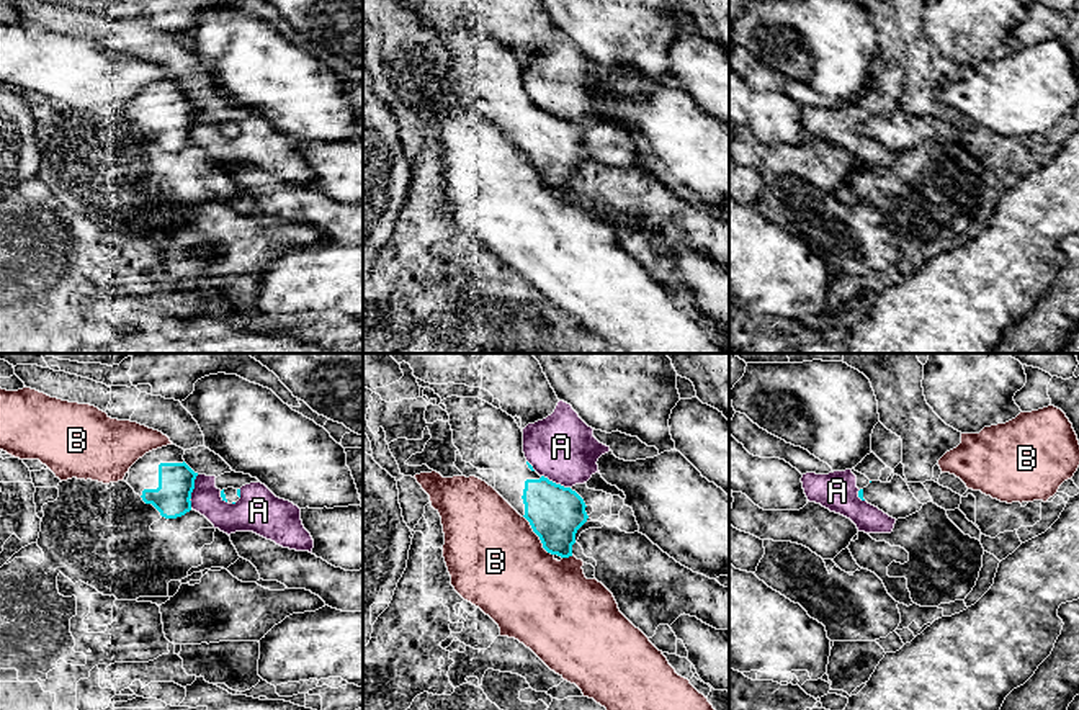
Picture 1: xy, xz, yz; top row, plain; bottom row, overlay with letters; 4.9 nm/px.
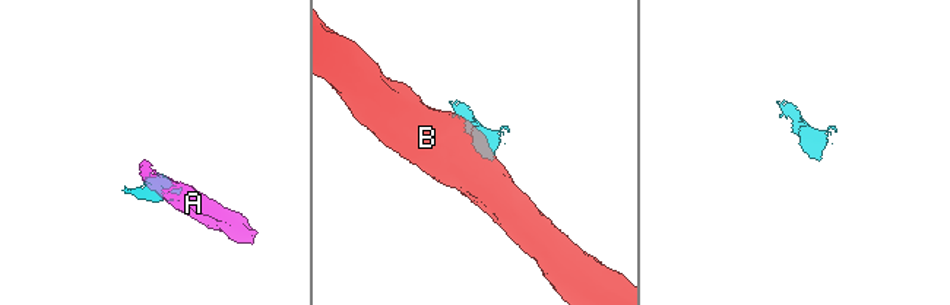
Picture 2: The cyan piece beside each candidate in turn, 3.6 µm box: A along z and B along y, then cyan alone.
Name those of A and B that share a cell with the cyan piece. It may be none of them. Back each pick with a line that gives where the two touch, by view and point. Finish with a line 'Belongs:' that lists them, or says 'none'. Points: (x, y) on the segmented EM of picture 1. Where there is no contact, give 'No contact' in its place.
Belongs: none

